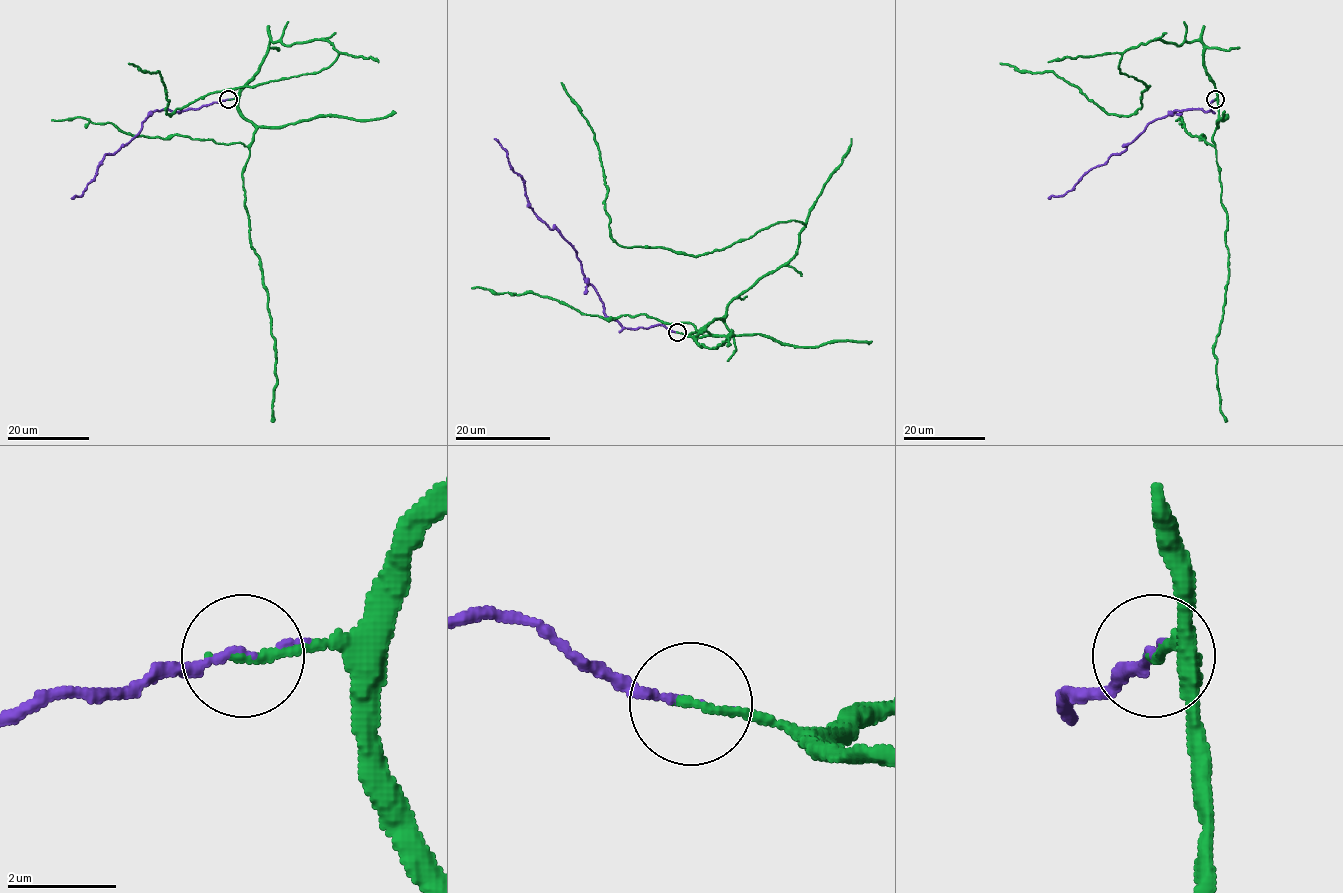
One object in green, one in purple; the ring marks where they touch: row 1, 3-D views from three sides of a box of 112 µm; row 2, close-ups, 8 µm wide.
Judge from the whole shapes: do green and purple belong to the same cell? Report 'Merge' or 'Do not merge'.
Do not merge

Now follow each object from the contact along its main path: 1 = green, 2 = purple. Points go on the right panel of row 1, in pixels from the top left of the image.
1: (1215, 100), (1199, 40), (1122, 54), (1120, 72), (1149, 86), (1123, 116), (1052, 72), (1000, 63)
2: (1215, 100), (1205, 112), (1173, 111), (1152, 120), (1120, 154), (1093, 167), (1063, 195), (1048, 199)

